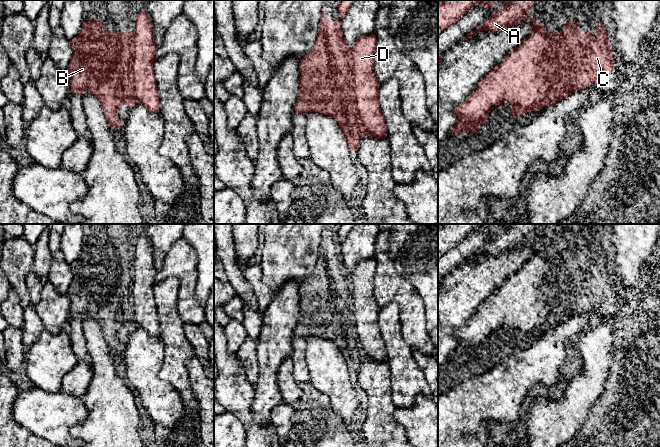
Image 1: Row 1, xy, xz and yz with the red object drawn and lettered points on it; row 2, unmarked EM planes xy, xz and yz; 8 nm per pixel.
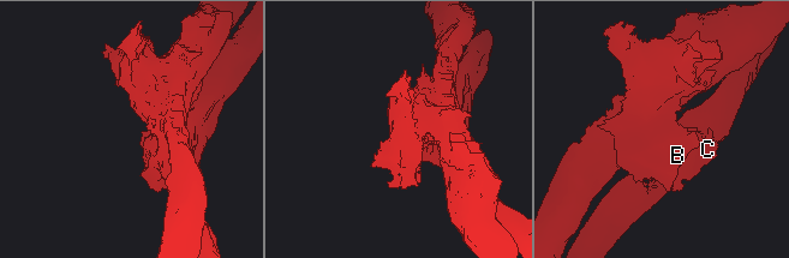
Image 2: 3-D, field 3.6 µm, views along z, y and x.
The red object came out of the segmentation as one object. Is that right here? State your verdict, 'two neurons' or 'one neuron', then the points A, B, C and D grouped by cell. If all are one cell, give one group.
two neurons; A B C / D

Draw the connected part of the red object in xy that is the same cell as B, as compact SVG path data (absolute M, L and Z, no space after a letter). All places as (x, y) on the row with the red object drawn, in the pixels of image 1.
M93 17L83 22L77 37L69 40L73 49L67 67L71 77L70 94L92 92L101 102L111 129L120 128L122 125L118 117L118 110L122 105L130 108L136 105L132 73L134 65L133 39L134 32L106 32L104 21L98 21Z

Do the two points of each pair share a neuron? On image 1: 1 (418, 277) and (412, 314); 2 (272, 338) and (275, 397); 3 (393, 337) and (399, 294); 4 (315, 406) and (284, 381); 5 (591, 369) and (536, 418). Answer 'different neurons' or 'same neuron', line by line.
1: different neurons
2: same neuron
3: different neurons
4: different neurons
5: same neuron

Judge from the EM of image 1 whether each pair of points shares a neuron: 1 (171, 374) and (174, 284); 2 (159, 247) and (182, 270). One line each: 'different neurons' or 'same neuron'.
1: same neuron
2: different neurons

